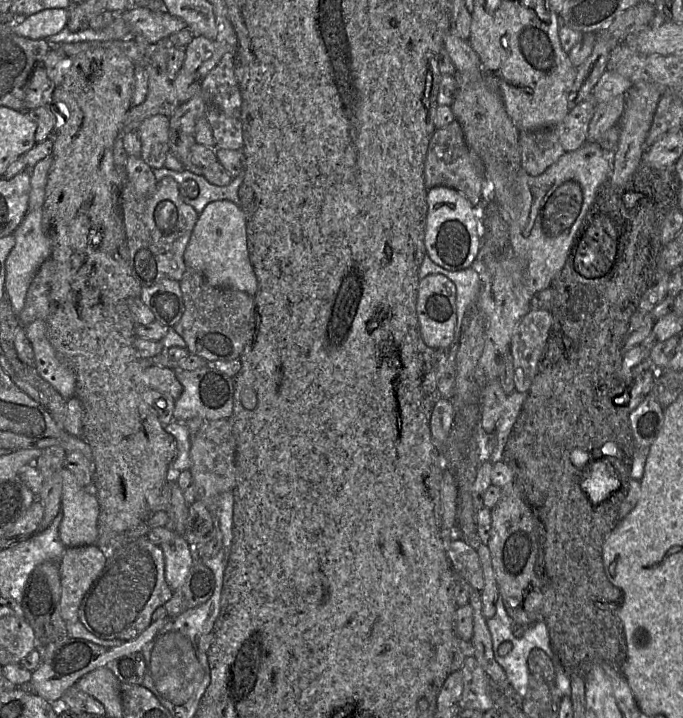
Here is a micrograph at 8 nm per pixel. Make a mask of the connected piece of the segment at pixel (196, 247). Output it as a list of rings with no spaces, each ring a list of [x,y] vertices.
[[[229,200],[209,203],[199,215],[184,252],[186,267],[200,273],[214,287],[234,288],[254,296],[258,280],[248,255],[247,219],[237,204]]]

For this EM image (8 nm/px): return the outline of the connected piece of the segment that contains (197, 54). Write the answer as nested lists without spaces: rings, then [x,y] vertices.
[[[194,36],[185,53],[182,69],[198,80],[202,80],[221,59],[218,43],[203,36]]]

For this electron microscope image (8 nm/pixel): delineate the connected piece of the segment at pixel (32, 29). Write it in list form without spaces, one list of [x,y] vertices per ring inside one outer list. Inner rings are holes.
[[[45,9],[28,16],[21,23],[8,24],[15,34],[32,39],[48,39],[67,28],[69,9]]]

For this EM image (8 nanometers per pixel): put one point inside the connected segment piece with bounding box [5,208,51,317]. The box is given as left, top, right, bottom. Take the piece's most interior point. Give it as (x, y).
(32, 247)

